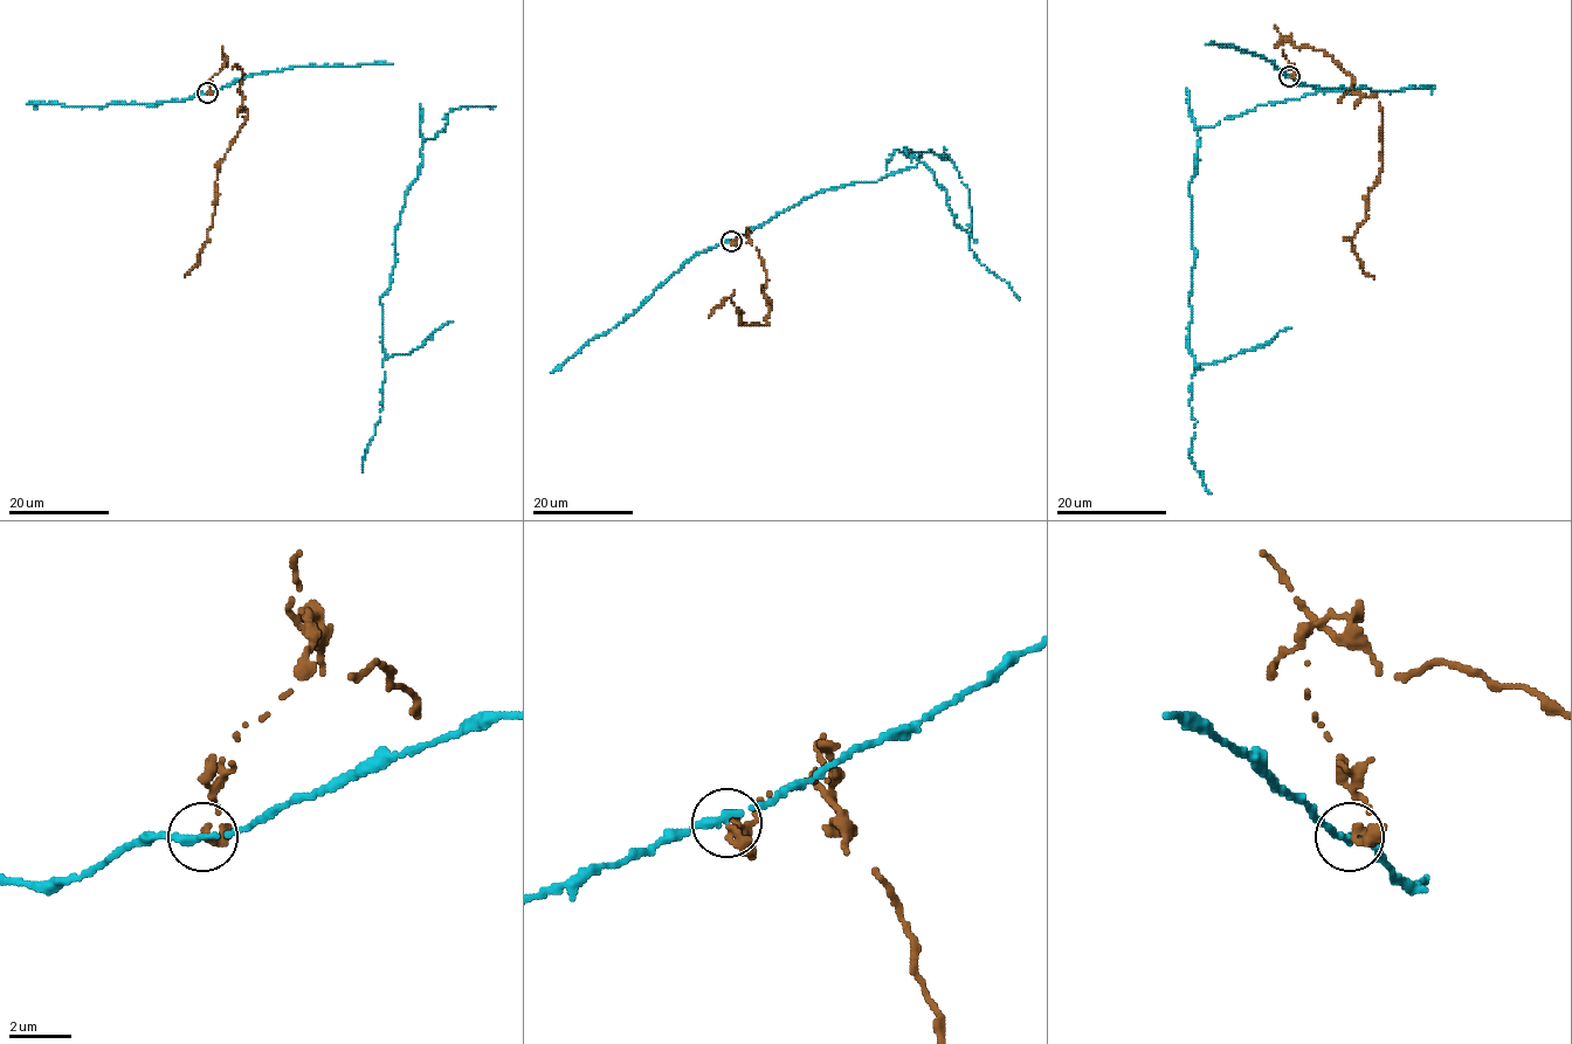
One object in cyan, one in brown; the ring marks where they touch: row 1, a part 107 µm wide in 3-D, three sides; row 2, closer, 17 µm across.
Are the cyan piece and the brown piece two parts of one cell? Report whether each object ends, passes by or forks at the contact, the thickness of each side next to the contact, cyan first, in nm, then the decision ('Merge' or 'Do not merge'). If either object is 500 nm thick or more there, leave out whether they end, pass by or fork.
At the ring cyan passes by. At the ring brown passes by. Thickness 240 nm (cyan) against 240 nm. Do not merge

